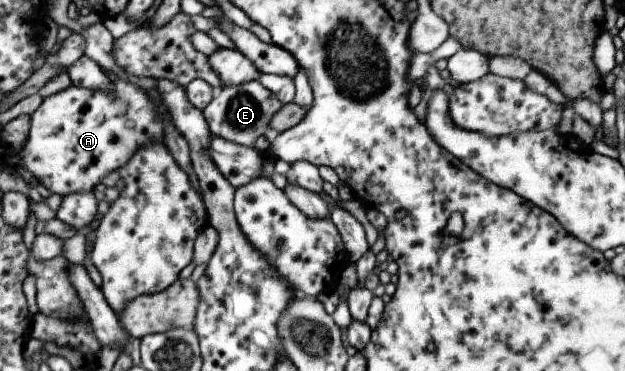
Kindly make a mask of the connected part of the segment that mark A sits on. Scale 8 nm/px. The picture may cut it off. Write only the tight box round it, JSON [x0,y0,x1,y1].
[17,72,163,198]

